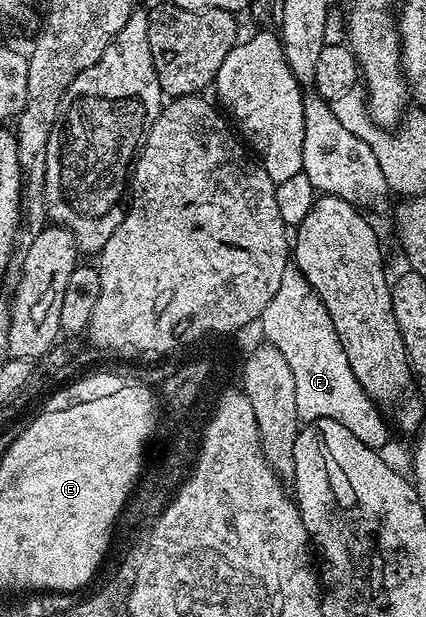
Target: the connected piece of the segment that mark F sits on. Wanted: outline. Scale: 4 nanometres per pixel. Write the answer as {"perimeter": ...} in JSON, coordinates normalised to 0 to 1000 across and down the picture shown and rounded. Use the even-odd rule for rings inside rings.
{"perimeter":[[[678,433],[671,446],[662,446],[662,460],[643,485],[624,491],[606,527],[620,532],[617,551],[657,569],[662,582],[671,582],[681,592],[681,603],[690,608],[690,647],[700,653],[707,684],[784,679],[803,686],[803,692],[812,692],[831,712],[859,718],[859,724],[899,729],[899,721],[911,715],[913,684],[859,642],[840,614],[831,614],[831,601],[822,601],[822,588],[812,582],[812,569],[803,569],[784,524],[756,485],[702,436]]]}

